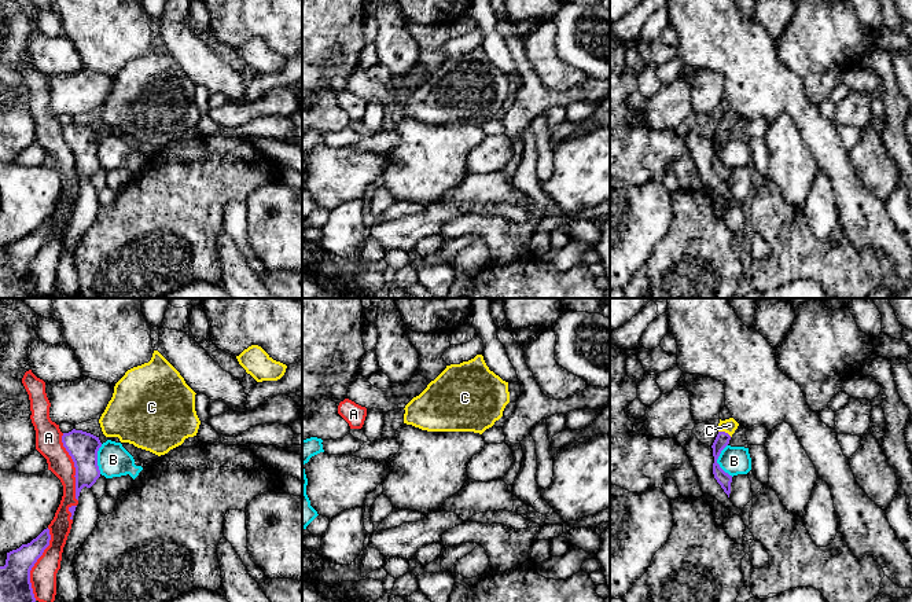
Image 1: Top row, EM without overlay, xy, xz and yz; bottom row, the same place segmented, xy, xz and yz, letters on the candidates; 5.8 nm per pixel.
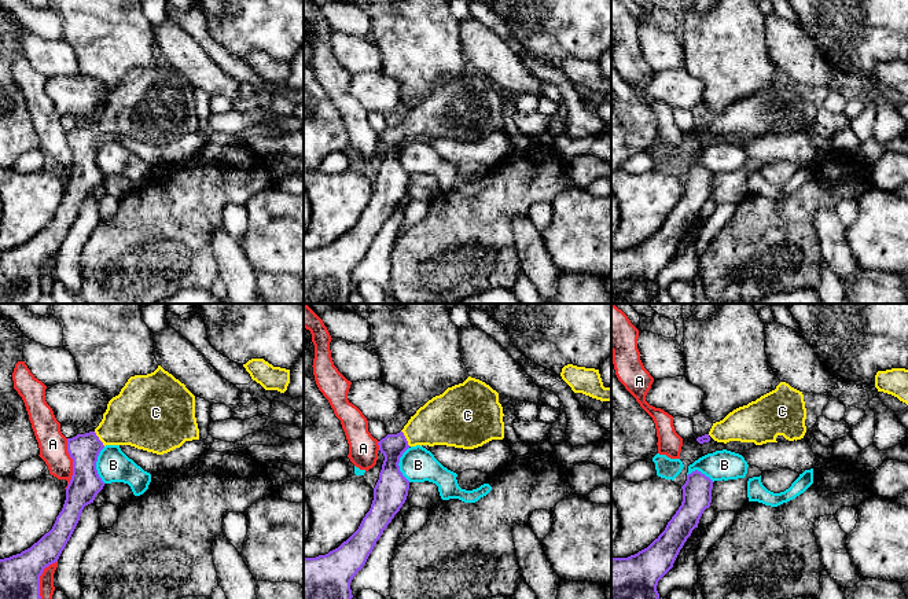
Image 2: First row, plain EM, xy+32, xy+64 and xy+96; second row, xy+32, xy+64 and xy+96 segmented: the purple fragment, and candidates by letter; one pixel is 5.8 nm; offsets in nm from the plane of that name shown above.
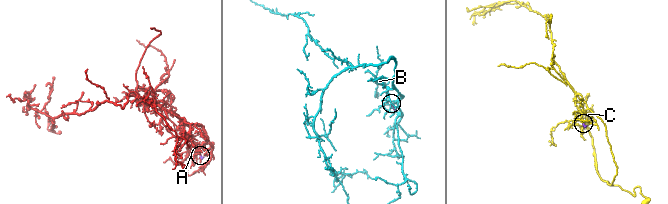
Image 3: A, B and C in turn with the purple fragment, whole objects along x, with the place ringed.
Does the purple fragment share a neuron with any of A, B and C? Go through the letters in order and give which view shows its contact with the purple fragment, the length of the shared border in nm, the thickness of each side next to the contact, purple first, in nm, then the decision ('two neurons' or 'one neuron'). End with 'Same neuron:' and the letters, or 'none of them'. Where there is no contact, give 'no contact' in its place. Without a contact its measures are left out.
A: xy | 440 nm | 200/160 nm | two neurons
B: yz | 190 nm | 80/160 nm | two neurons
C: yz | 90 nm | 80/80 nm | one neuron
Same neuron: C

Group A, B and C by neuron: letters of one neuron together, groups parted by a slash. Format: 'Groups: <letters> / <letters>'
Groups: A / B / C

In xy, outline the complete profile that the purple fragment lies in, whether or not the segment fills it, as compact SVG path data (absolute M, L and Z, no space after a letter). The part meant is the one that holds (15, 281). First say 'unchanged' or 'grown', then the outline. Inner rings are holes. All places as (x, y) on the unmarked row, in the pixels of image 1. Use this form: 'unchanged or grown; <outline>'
unchanged; M49 221L36 231L7 245L5 257L0 258L0 298L32 298L36 294L30 263L49 238Z

